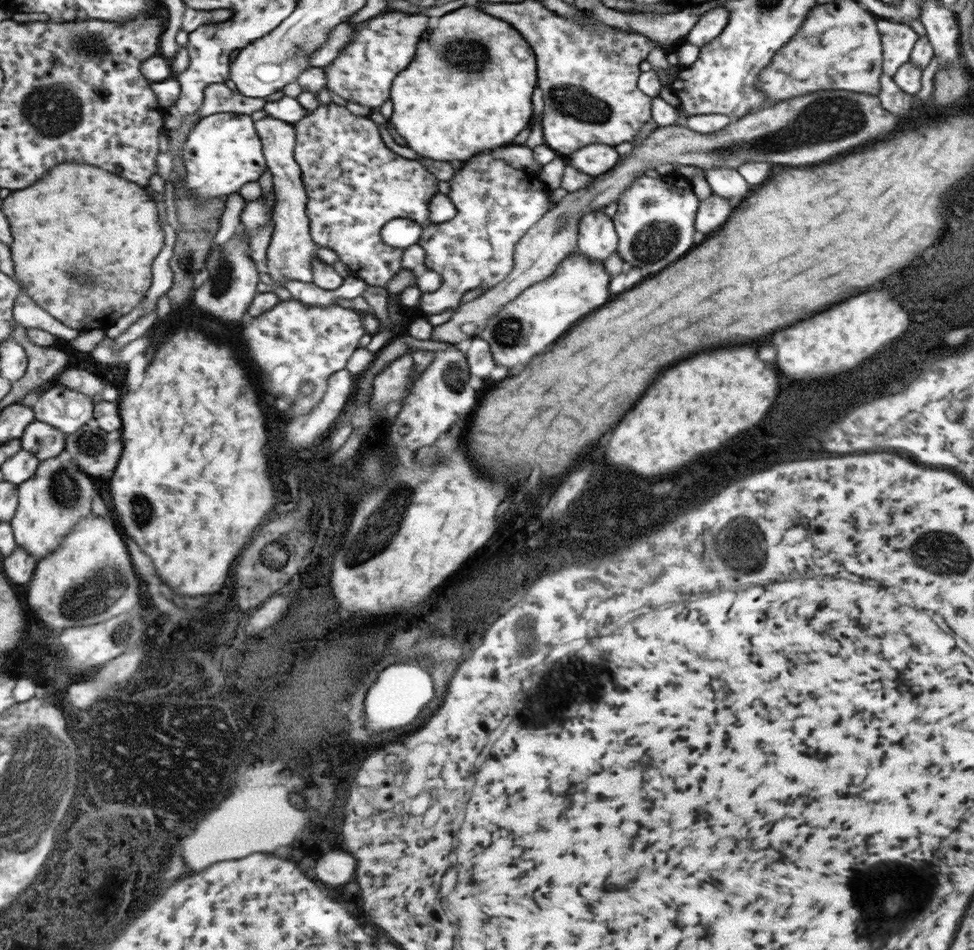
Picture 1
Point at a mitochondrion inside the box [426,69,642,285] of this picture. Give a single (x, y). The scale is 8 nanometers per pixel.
(570, 101)

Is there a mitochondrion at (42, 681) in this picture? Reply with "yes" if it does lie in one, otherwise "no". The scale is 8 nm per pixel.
no

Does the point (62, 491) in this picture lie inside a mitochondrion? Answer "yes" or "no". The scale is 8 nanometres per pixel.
yes

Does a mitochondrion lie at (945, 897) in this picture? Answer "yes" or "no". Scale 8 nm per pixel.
no

